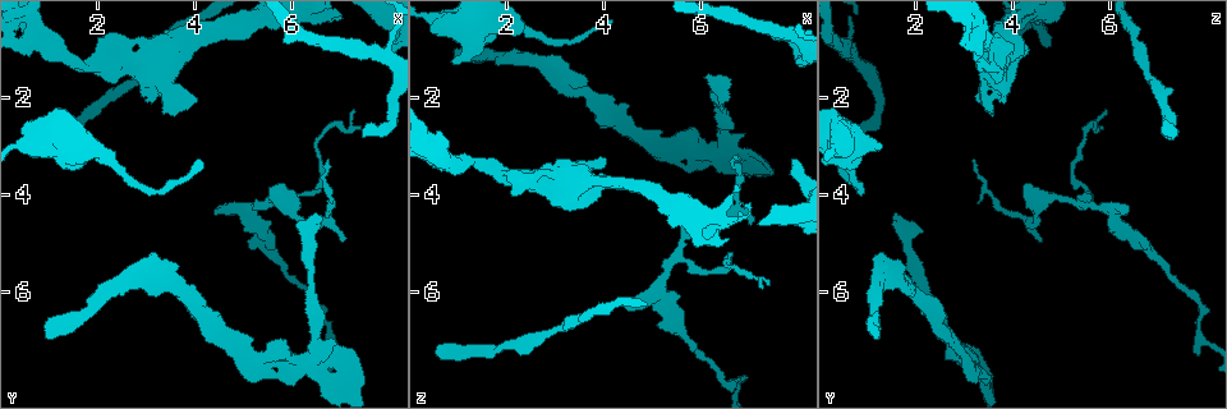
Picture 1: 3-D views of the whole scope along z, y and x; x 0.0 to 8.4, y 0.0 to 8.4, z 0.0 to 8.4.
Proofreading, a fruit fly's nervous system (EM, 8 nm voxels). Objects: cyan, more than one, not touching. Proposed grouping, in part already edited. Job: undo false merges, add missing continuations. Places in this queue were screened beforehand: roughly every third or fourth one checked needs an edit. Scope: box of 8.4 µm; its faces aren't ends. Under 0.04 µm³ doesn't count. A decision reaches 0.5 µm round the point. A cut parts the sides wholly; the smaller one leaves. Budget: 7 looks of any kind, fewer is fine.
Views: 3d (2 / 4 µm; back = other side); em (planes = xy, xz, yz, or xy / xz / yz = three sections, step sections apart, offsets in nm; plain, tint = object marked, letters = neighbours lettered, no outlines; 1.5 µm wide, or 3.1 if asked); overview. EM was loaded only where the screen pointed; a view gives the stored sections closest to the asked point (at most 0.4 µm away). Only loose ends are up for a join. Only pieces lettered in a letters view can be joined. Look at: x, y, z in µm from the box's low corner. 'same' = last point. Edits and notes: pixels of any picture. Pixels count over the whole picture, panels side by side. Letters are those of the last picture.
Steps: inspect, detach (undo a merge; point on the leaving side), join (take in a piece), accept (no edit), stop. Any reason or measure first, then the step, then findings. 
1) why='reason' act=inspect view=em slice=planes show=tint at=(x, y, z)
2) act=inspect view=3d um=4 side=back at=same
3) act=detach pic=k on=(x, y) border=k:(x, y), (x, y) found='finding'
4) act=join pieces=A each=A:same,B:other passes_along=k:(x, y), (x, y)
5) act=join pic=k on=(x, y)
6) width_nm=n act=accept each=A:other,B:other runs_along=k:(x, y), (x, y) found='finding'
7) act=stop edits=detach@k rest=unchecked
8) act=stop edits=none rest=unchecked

why='an open end' act=inspect view=3d um=2 at=(4.40, 4.35, 6.25)

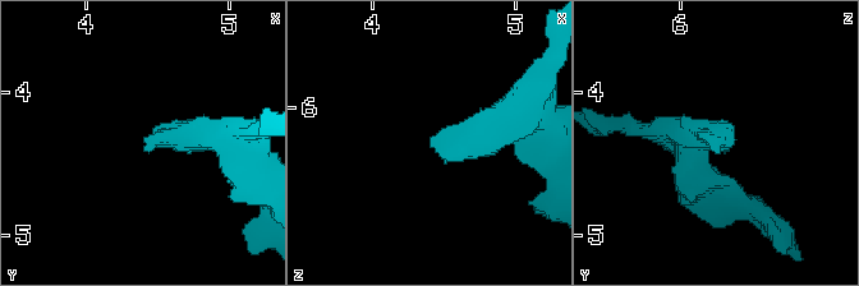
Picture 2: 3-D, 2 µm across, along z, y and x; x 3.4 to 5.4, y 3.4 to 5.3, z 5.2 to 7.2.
act=inspect view=em slice=planes show=letters at=(4.44, 4.32, 6.26)

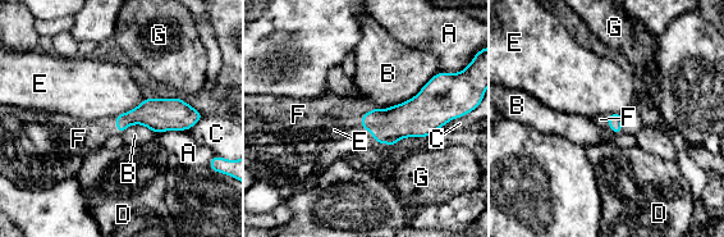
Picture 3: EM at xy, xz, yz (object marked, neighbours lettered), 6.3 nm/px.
longest_contact=B:460nm act=join pieces=F each=A:other,B:other,C:other,D:other,E:other,F:same,G:other passes_along=3:(402, 121), (366, 113), (351, 109) found='the neuron continues'

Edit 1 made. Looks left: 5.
why='an open end' act=inspect view=em slice=xy step=4 show=letters at=(7.45, 2.80, 0.80)

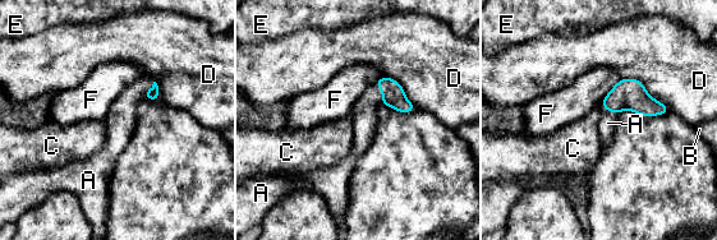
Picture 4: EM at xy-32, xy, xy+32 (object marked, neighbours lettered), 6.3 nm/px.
act=inspect view=em slice=planes show=letters at=same

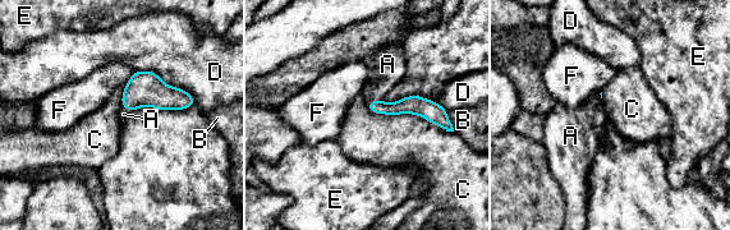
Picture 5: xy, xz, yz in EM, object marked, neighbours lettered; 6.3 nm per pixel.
act=join pieces=A each=A:same,B:other,C:other,D:other,E:other,F:other passes_along=5:(413, 104), (373, 101), (388, 64) found='it goes on there'

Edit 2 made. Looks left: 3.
act=stop edits=join@3,join@5 rest=unchecked

